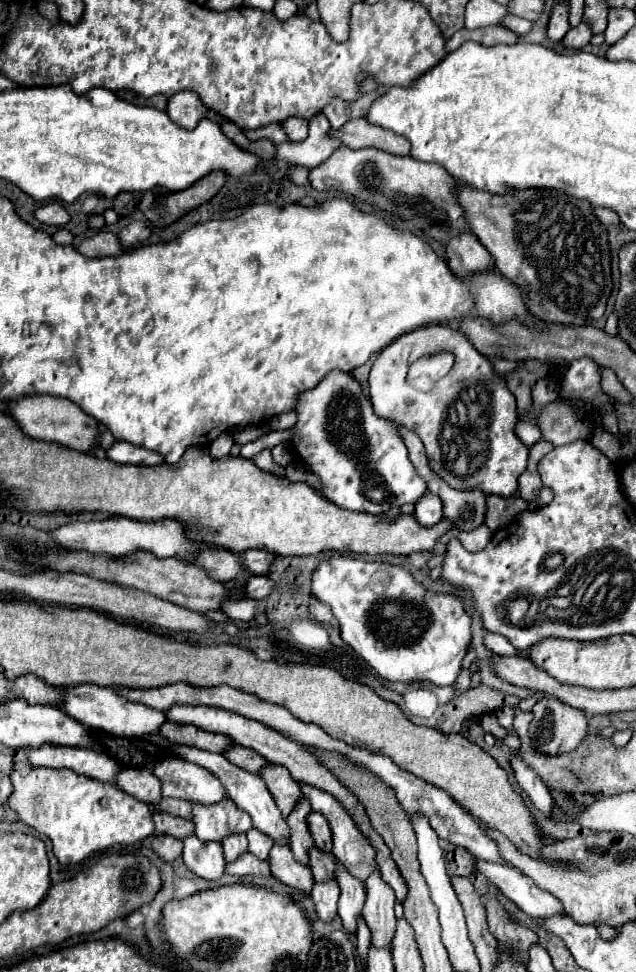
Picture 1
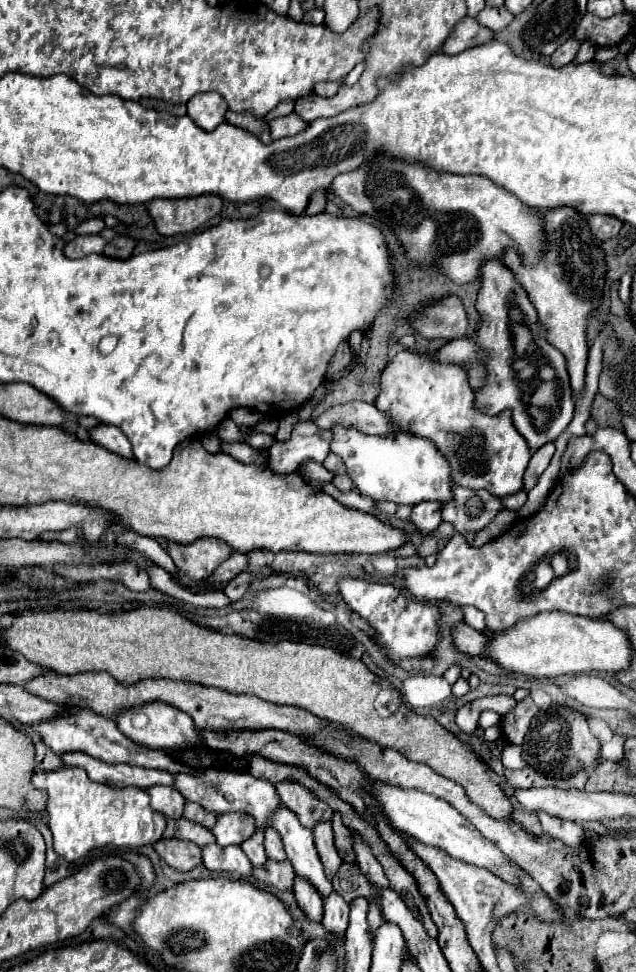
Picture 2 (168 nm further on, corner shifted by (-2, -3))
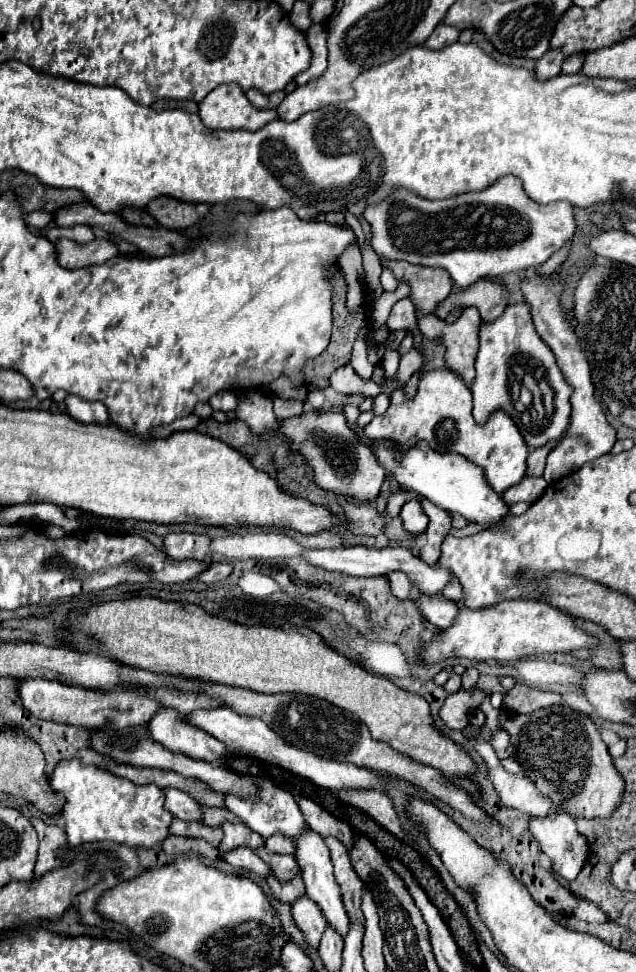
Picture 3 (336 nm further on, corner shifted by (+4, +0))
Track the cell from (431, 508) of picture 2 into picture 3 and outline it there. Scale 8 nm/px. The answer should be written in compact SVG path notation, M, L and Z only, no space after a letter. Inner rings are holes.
M412 499L408 501L402 511L400 511L400 519L404 523L404 529L408 533L424 533L426 531L426 525L428 525L428 515L424 513L422 505L418 499Z

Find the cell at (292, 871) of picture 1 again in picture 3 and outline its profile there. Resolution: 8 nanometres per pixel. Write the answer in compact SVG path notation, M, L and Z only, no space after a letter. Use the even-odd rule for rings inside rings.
M308 895L298 897L292 903L292 917L294 917L298 929L304 933L306 941L310 945L318 947L320 937L326 927L326 919L324 919L324 915L320 915L320 909L316 907L316 903L312 903L312 899L308 899Z

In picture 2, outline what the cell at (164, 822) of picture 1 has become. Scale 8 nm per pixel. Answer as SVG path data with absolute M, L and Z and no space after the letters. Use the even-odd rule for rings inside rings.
M180 818L180 820L168 820L168 826L164 830L164 838L180 838L180 840L190 840L190 842L196 842L198 846L208 846L208 844L214 844L214 834L192 822L192 820L186 820L186 818Z

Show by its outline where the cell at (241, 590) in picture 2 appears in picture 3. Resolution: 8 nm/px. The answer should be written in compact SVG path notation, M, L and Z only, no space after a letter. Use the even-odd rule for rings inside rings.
M212 563L212 567L208 571L204 571L204 575L200 575L200 581L206 585L214 585L214 583L228 579L230 573L232 573L230 563Z

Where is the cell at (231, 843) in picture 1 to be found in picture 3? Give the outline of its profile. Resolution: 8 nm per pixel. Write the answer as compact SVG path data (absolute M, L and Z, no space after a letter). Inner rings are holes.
M260 845L258 849L254 849L254 853L272 869L274 877L278 877L280 881L290 879L294 873L298 873L298 867L296 867L296 861L294 861L292 855L276 855L276 853L270 853L264 845Z

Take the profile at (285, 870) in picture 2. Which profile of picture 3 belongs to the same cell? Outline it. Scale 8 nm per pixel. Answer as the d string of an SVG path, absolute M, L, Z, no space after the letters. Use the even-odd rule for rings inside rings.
M294 875L290 881L284 881L284 883L282 883L280 899L282 899L284 903L292 903L292 901L298 899L300 895L304 895L304 883L302 883L300 875Z

